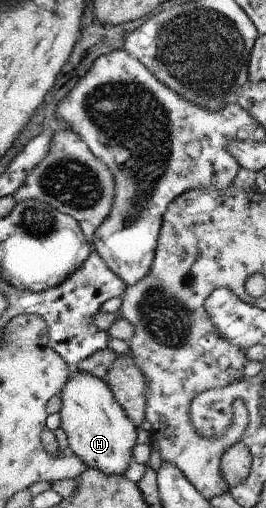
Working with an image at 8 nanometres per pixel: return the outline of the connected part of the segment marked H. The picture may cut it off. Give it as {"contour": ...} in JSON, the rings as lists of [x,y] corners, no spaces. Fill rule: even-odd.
{"contour":[[[74,368],[73,374],[68,376],[67,383],[64,384],[59,397],[62,402],[59,411],[60,428],[67,435],[69,448],[81,458],[88,468],[111,473],[112,475],[123,475],[131,462],[132,448],[136,446],[138,428],[132,420],[129,420],[127,413],[116,399],[110,386],[104,379],[93,376],[89,372],[77,371],[77,368]]]}

